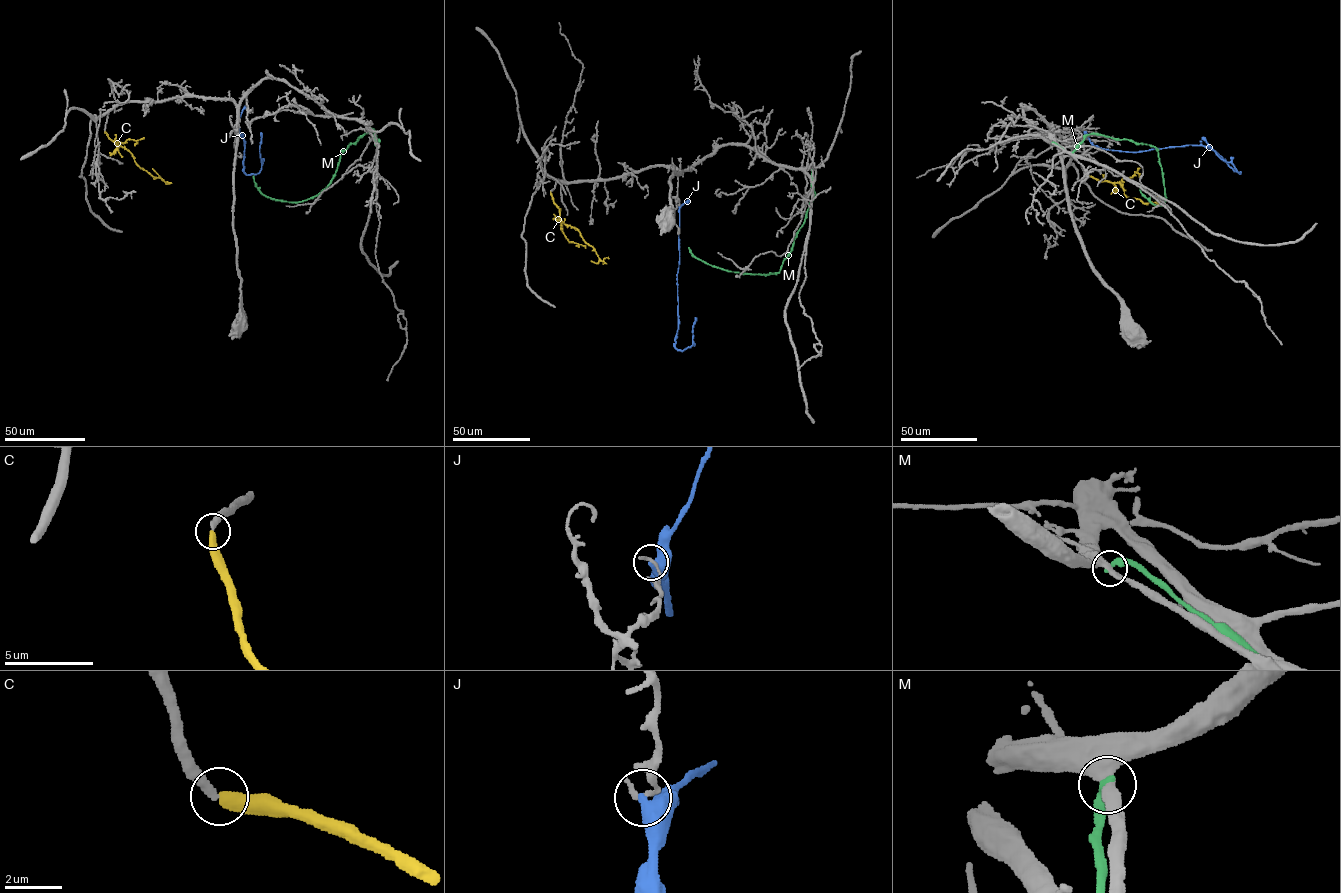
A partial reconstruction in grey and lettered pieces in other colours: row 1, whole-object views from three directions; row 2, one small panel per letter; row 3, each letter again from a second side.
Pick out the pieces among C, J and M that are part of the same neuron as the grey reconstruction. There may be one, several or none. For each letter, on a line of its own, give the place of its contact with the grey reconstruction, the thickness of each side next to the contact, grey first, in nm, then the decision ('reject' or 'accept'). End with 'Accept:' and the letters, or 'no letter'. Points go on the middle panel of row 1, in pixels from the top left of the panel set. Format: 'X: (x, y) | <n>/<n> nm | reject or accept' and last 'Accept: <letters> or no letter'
C: (550, 192) | 300/440 nm | accept
J: (678, 206) | 200/550 nm | reject
M: (812, 170) | 400/360 nm | reject
Accept: C

